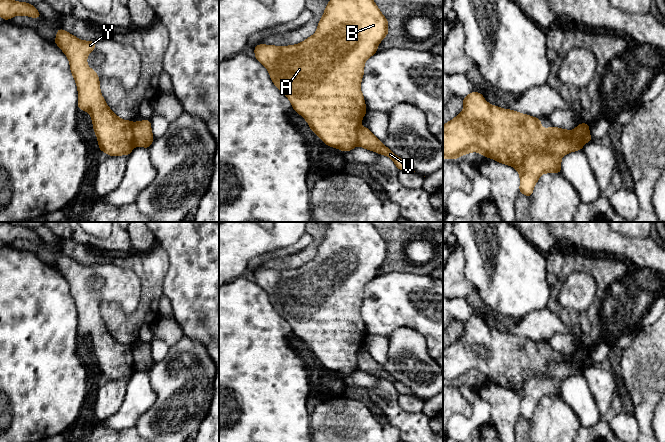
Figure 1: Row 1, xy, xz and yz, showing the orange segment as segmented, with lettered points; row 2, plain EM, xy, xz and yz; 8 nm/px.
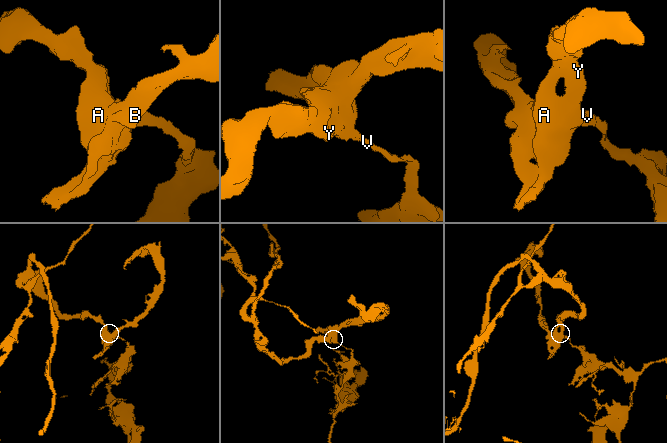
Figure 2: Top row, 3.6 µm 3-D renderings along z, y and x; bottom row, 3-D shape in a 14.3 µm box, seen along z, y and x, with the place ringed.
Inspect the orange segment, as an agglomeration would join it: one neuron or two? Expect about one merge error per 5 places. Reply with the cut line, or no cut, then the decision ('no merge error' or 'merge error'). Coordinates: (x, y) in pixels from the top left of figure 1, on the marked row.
xy (132, 123), (132, 135), (135, 145) | merge error

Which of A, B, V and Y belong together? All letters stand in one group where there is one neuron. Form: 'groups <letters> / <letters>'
groups A B Y / V

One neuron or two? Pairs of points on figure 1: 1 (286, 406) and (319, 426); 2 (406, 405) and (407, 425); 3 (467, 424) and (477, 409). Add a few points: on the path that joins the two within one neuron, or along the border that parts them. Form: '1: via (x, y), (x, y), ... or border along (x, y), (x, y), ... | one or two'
1: border along (309, 414), (311, 431) | two
2: border along (398, 394), (398, 404), (404, 410), (421, 412) | two
3: via (471, 420), (477, 413) | one

